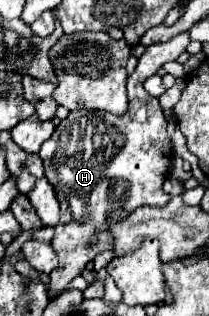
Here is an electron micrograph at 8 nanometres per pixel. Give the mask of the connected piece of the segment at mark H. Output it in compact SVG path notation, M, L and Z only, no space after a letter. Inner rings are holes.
M184 32L164 44L152 44L146 48L144 56L138 60L134 74L126 82L128 110L124 116L114 116L110 112L90 112L90 110L70 112L68 118L64 118L56 126L52 138L40 148L38 156L44 162L44 176L52 182L60 202L60 222L54 226L54 240L52 240L52 248L58 254L60 266L50 274L50 284L48 284L50 300L60 296L66 290L66 286L78 276L78 272L84 270L84 266L96 258L96 254L114 248L114 238L110 234L112 224L122 222L128 214L132 214L140 206L164 206L170 200L170 194L164 194L162 184L168 178L172 162L172 140L166 132L166 118L162 114L158 98L152 98L142 88L142 82L148 76L156 74L168 60L176 60L186 50L188 44L190 38L188 32ZM94 234L98 234L100 238L96 244L90 244L90 238Z

